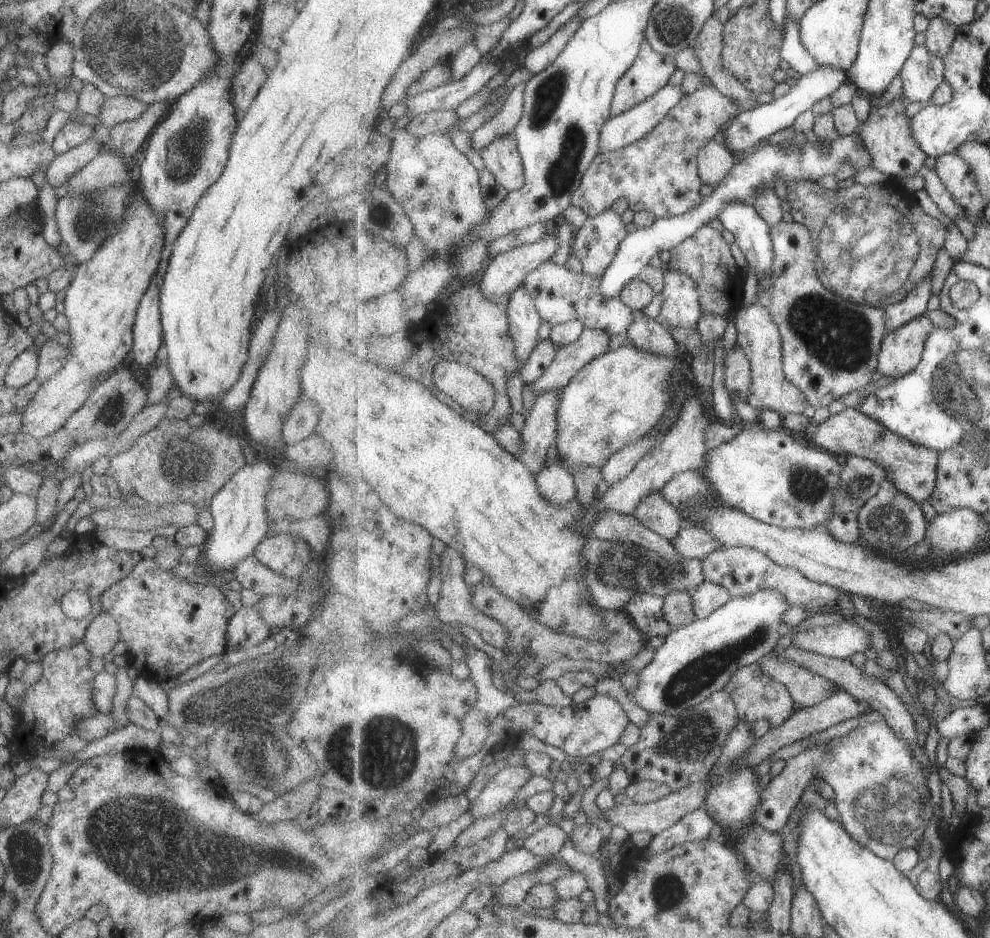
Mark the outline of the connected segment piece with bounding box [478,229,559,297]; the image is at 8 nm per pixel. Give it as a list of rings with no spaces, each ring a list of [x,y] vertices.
[[[550,229],[550,234],[545,235],[541,240],[537,242],[527,242],[520,244],[518,247],[511,250],[502,252],[499,256],[496,256],[487,266],[483,274],[478,278],[481,290],[486,297],[496,297],[509,295],[521,285],[524,284],[525,277],[533,272],[536,268],[539,268],[544,262],[550,261],[551,256],[557,252],[559,248],[559,240],[555,235],[556,231]]]

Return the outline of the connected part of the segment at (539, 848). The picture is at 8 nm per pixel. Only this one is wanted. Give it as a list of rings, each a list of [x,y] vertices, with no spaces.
[[[549,823],[524,839],[523,846],[537,856],[551,858],[561,852],[568,838],[563,827]]]

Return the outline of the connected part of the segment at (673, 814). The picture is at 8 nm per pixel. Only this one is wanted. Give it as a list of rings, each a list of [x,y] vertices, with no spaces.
[[[710,778],[700,780],[699,782],[690,784],[677,792],[670,792],[666,797],[653,801],[652,803],[630,803],[627,805],[620,804],[609,810],[601,810],[605,818],[612,826],[619,825],[630,834],[635,832],[649,831],[653,835],[659,834],[661,831],[673,826],[678,820],[681,820],[686,814],[694,810],[706,807],[706,798],[709,796],[712,782]]]

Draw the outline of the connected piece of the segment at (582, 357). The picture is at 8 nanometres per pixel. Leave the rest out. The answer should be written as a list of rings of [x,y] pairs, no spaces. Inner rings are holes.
[[[586,328],[571,344],[557,351],[547,370],[531,384],[537,398],[545,391],[564,389],[573,377],[598,356],[605,354],[611,344],[611,335],[603,329]]]

